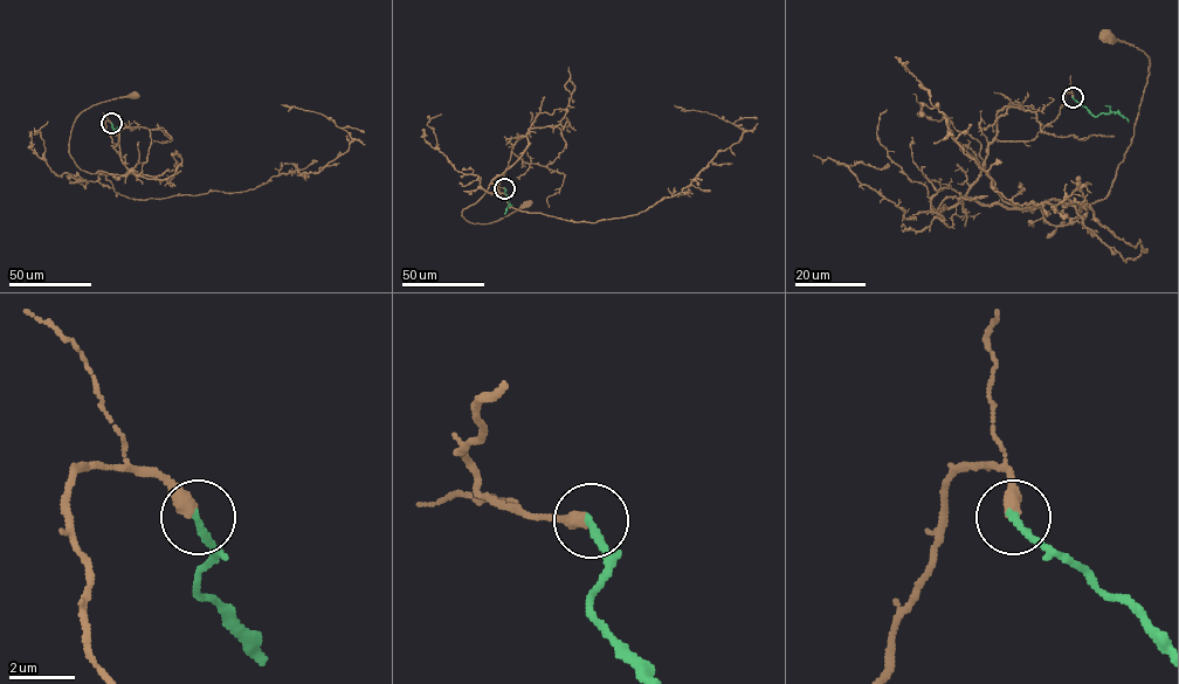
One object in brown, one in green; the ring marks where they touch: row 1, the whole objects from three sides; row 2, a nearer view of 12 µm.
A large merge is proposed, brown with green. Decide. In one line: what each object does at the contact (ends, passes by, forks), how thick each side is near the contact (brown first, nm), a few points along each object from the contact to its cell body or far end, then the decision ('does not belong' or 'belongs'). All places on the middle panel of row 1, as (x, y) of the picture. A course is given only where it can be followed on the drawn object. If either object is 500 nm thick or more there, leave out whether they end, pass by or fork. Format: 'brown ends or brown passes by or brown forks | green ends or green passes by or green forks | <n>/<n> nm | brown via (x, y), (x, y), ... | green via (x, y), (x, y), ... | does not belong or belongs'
brown ends | green ends | 460/240 nm | brown via (504, 188), (498, 185), (511, 150), (525, 136), (523, 153), (462, 216), (487, 223), (528, 204) | green via (504, 188), (509, 201), (504, 214) | belongs

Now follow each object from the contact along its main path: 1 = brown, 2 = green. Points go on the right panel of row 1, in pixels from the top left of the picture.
1: (1073, 97), (1035, 138), (994, 139), (962, 199), (1018, 208), (1107, 195), (1150, 59), (1107, 35)
2: (1073, 97), (1095, 116), (1117, 112), (1128, 122)

